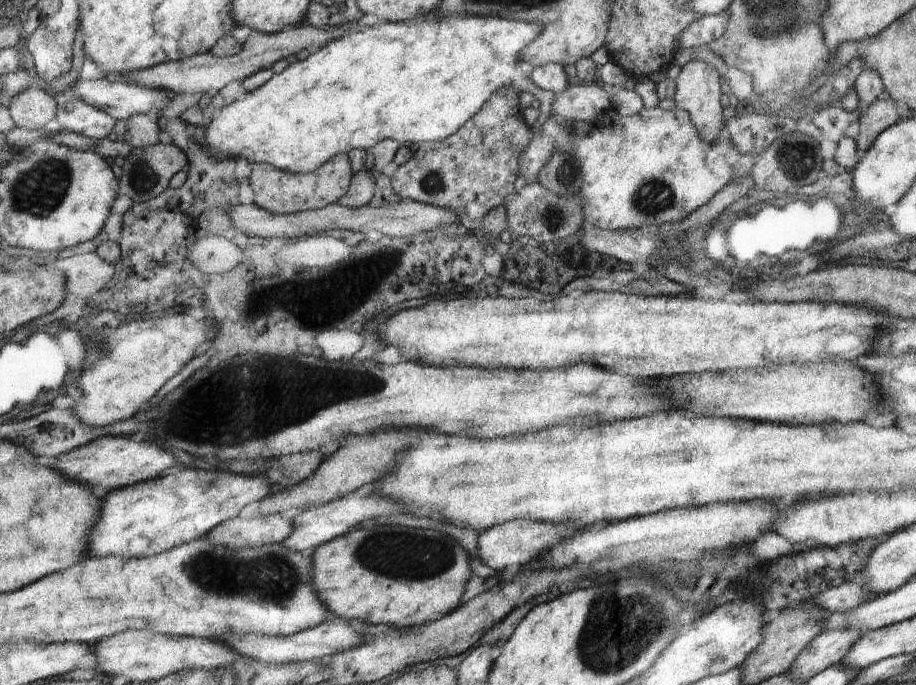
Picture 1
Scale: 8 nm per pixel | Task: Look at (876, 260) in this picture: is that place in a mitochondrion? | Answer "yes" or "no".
no

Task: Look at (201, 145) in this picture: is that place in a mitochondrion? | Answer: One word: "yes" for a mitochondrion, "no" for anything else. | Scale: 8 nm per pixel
no

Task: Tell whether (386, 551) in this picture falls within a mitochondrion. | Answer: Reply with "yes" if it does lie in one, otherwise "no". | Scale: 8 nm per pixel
yes

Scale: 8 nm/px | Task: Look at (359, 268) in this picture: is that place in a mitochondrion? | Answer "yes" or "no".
yes

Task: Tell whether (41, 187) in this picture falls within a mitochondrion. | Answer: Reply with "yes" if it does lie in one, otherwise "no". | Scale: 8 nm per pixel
yes

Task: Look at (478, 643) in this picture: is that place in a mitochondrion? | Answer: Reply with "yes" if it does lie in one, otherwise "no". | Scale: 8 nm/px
no

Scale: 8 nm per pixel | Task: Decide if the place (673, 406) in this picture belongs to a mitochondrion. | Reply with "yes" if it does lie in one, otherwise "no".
no

